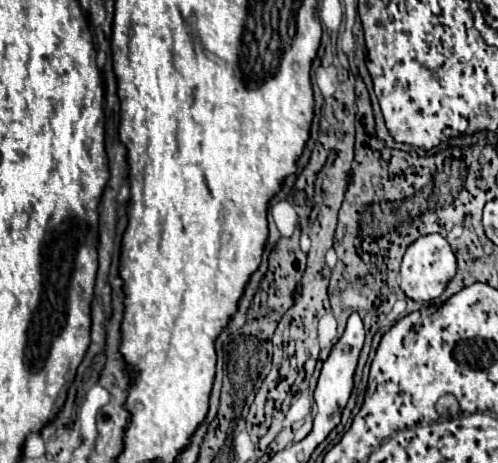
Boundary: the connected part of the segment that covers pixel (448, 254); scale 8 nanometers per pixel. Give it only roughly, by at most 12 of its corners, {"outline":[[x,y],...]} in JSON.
{"outline":[[439,233],[415,239],[401,263],[399,287],[431,301],[457,273]]}

